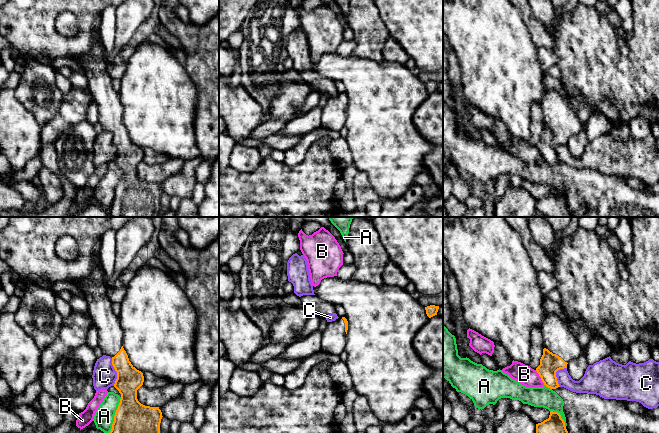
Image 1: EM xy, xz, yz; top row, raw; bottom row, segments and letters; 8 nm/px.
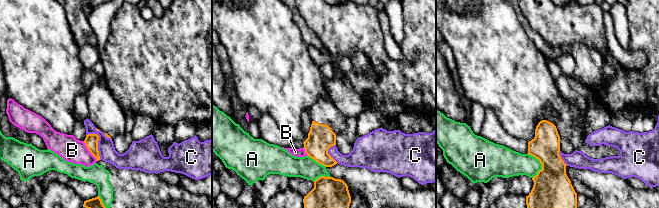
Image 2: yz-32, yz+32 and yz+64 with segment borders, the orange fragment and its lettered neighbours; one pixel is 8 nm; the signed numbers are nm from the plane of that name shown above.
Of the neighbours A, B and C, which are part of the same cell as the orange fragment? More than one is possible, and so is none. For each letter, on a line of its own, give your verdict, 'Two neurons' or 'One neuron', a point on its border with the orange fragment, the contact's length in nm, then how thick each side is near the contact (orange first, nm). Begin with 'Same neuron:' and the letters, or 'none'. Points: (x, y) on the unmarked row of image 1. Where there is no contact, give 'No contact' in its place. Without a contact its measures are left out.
Same neuron: none
A: Two neurons. Touches orange at xy (114, 192). Shared border 320 nm. Thickness 400 nm (orange) against 160 nm
B: Two neurons. Touches orange at yz (541, 154). Shared border 150 nm. Thickness 170 nm (orange) against 160 nm
C: Two neurons. Touches orange at xy (116, 147). Shared border 220 nm. Thickness 200 nm (orange) against 190 nm

